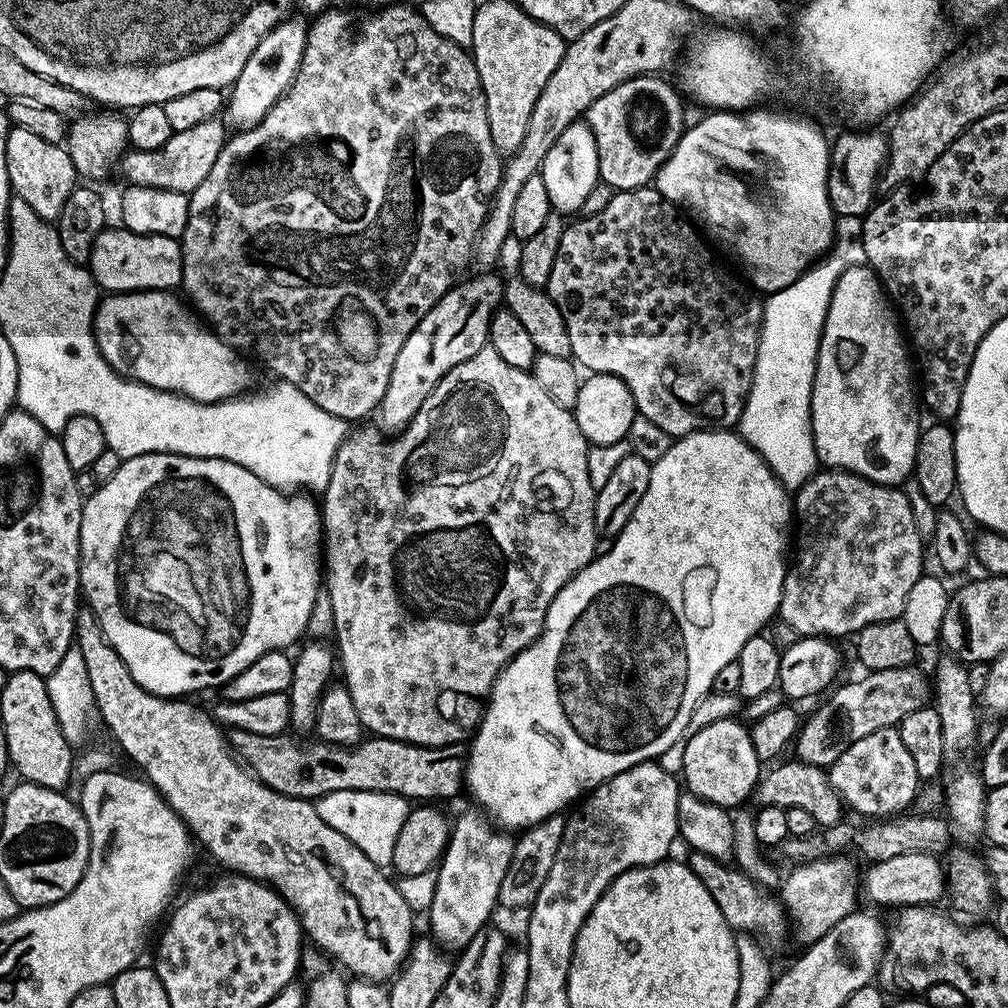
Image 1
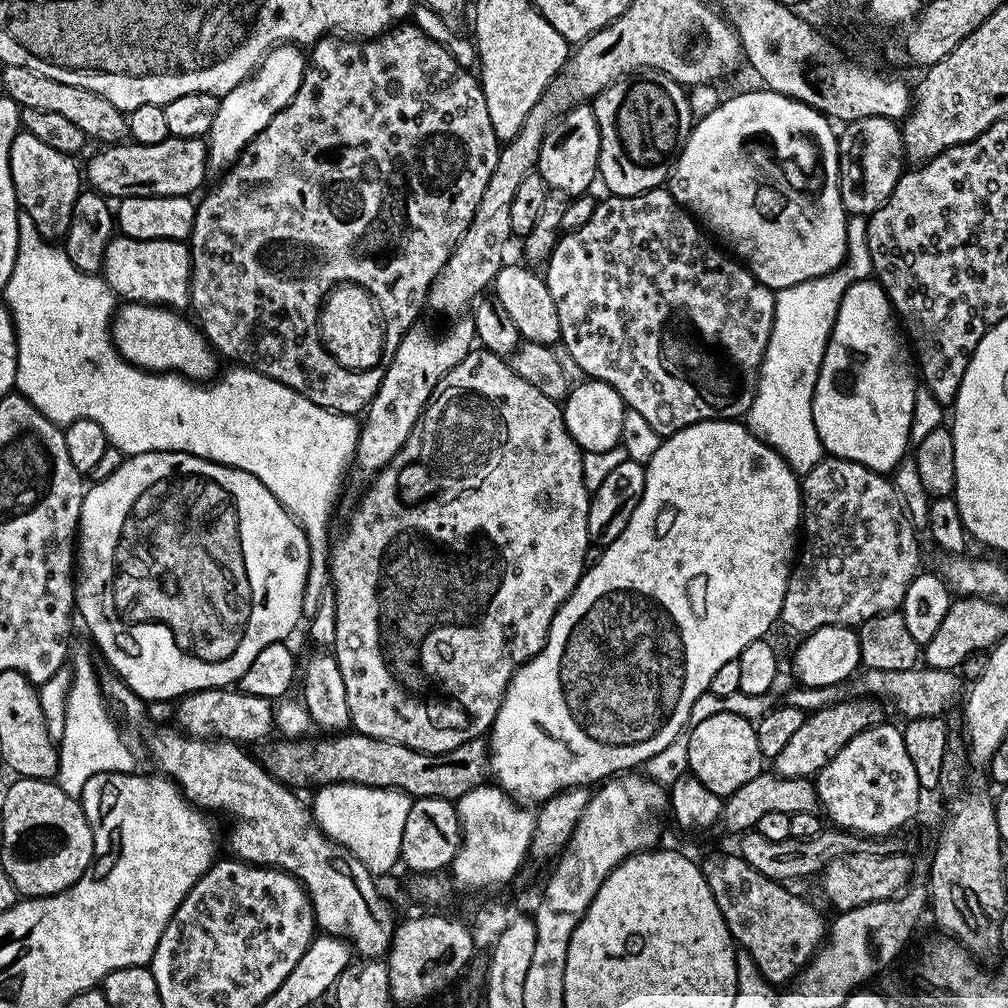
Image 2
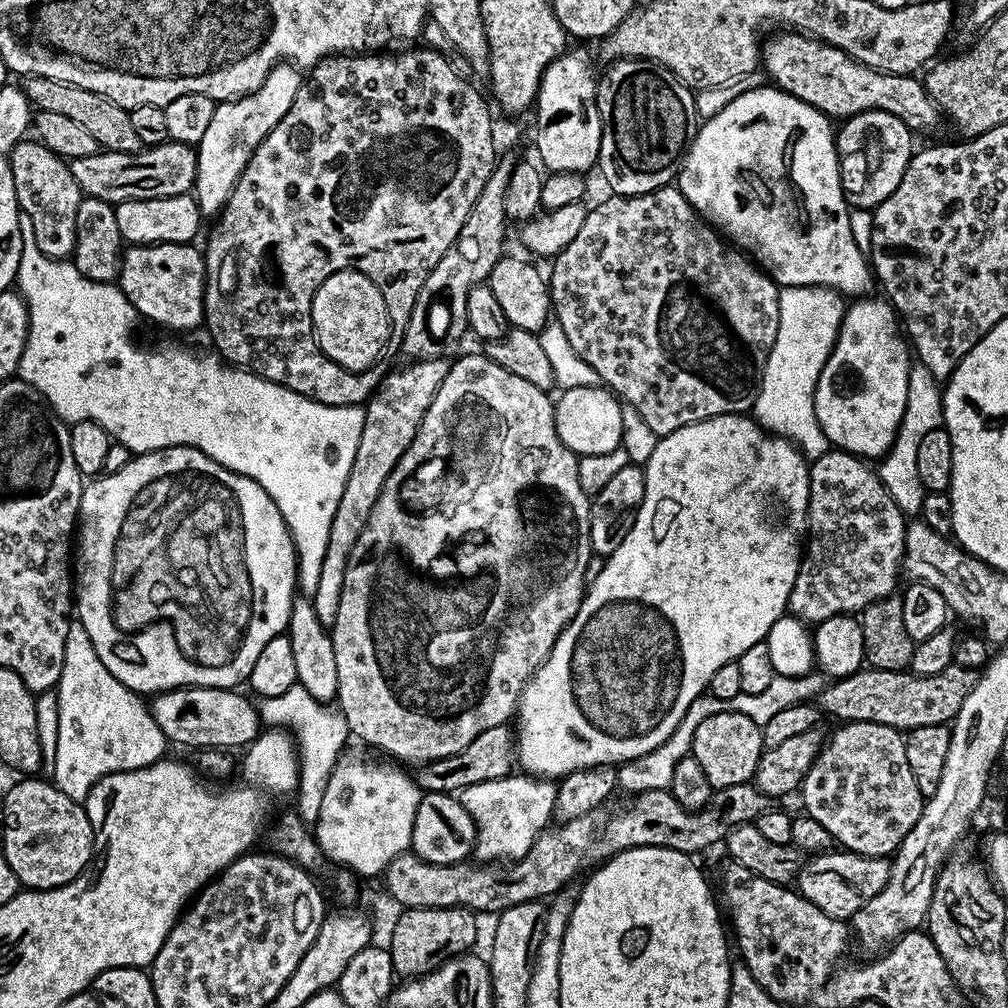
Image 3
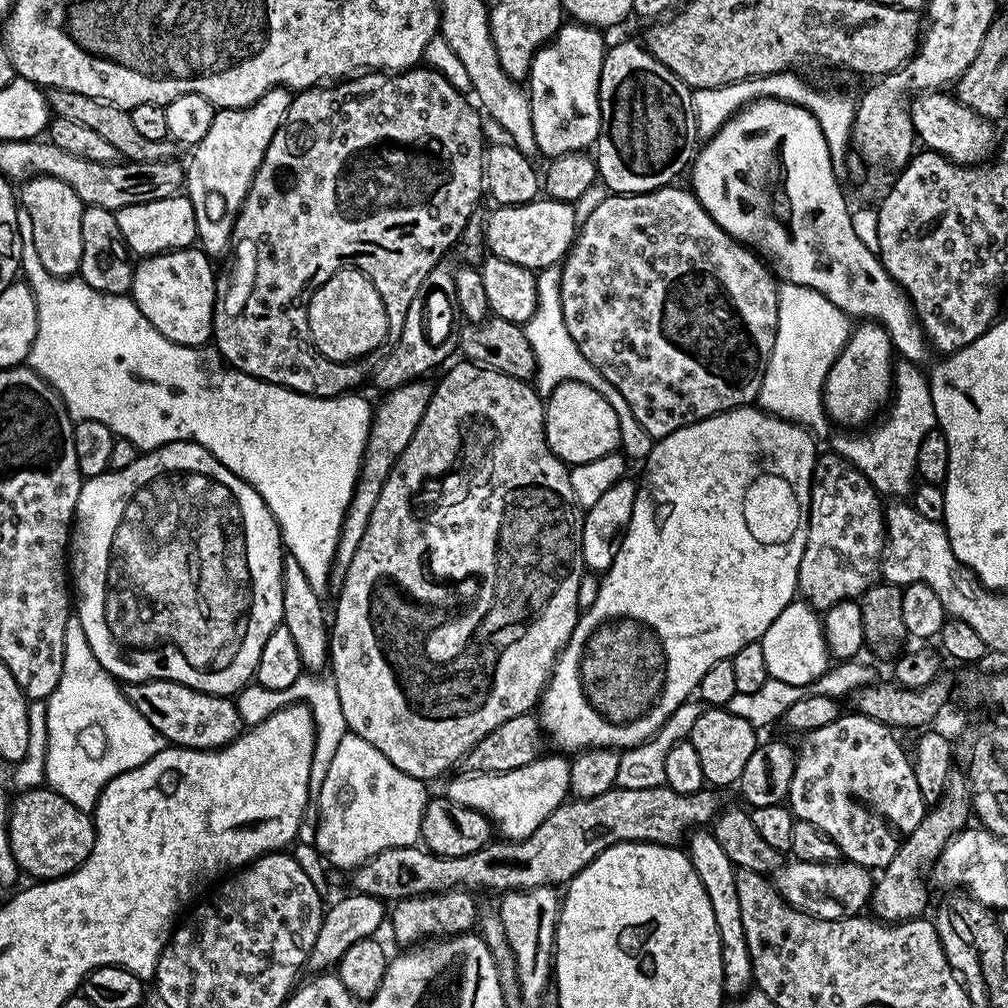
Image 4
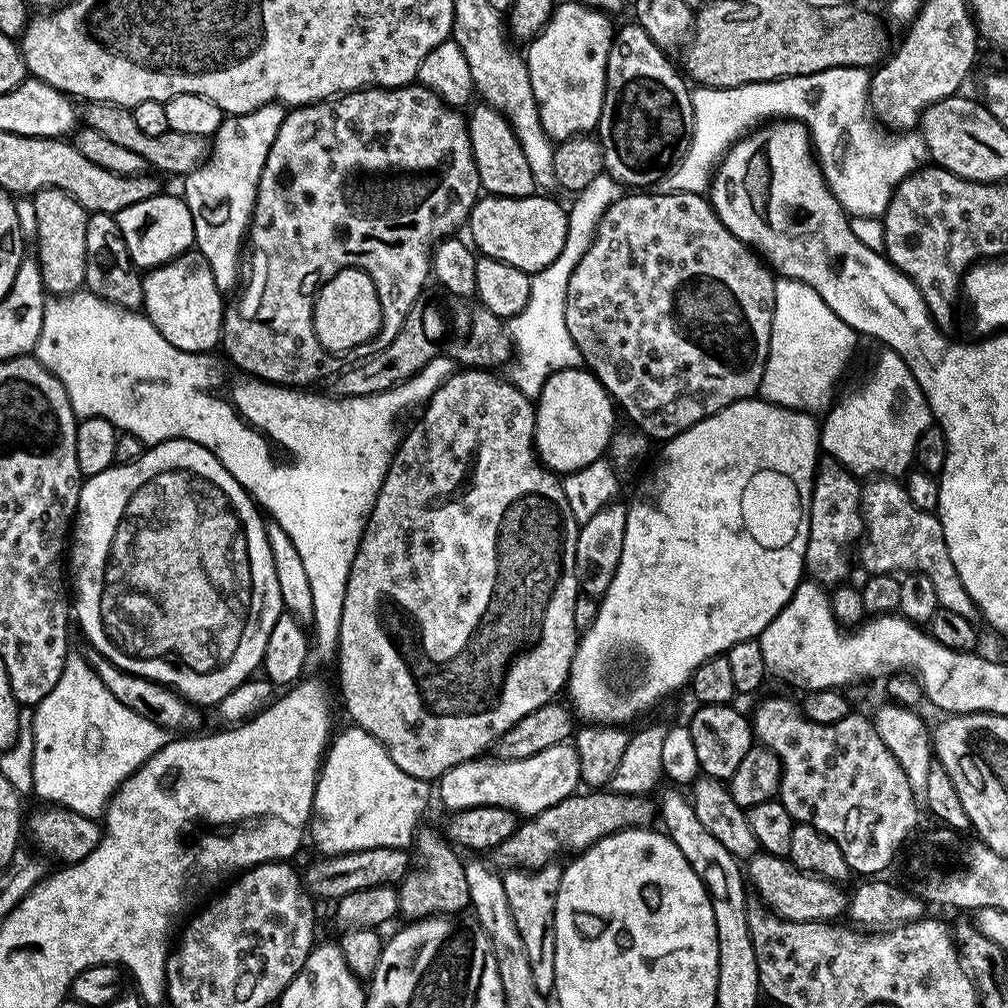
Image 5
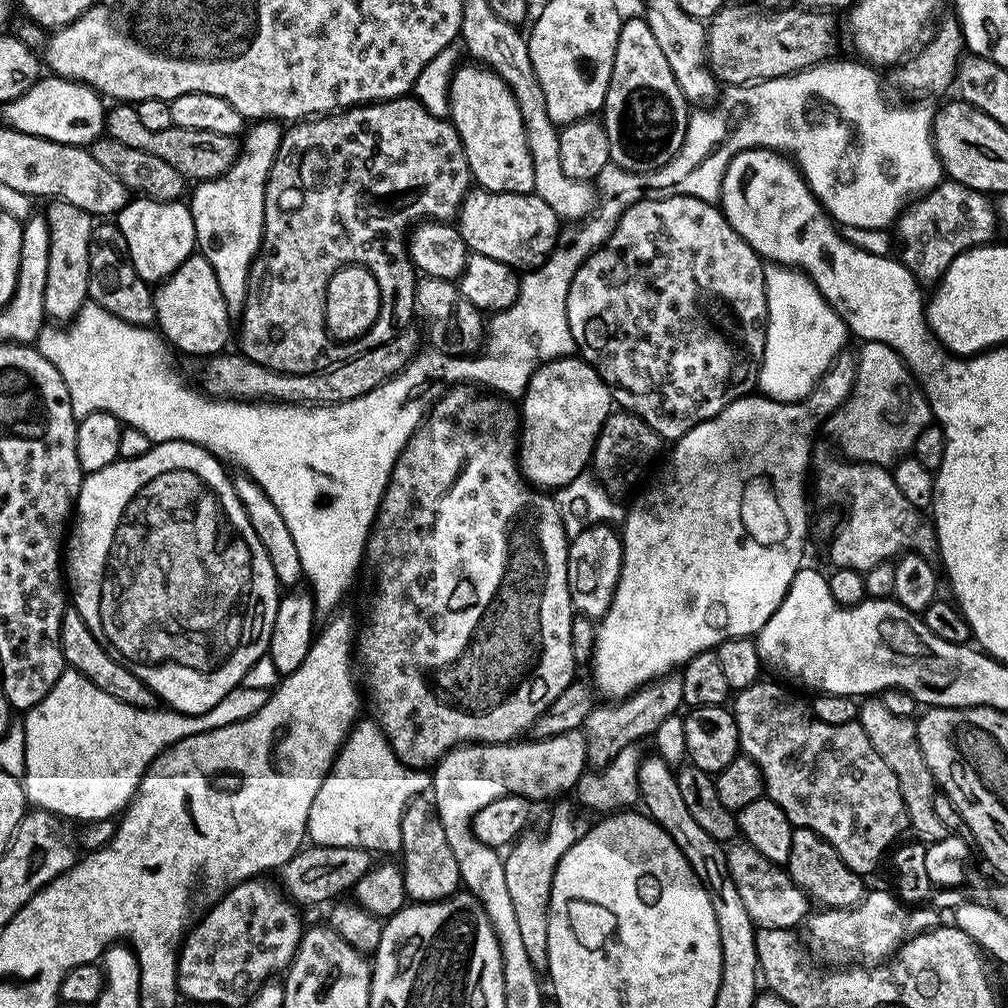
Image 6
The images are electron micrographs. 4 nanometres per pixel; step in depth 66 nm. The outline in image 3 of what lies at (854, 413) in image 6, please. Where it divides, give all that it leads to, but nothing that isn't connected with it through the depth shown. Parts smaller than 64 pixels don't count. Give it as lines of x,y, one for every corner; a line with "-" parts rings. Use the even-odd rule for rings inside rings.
913,363
908,383
906,414
902,414
902,422
890,450
878,464
882,486
886,486
890,498
894,498
894,502
903,510
905,517
919,517
926,495
922,478
918,478
918,445
922,442
922,438
926,438
926,434
930,434
930,430
941,427
943,422
944,397
941,381
936,380
934,374
930,374
930,370
926,370
924,364

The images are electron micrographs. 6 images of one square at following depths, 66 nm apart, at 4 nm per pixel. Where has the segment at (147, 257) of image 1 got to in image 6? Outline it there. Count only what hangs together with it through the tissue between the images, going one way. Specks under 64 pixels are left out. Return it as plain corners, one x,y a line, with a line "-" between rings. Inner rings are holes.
188,256
174,274
159,281
154,288
154,306
158,331
177,353
189,352
207,358
227,349
224,347
228,344
228,307
218,287
218,278
214,278
214,266
204,256

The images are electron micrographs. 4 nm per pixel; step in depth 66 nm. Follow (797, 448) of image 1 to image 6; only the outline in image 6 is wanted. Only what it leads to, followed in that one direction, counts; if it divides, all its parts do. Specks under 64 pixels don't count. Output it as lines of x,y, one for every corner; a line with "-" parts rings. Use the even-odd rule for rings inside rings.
772,264
765,267
764,281
768,314
758,388
770,400
799,404
807,401
836,357
845,351
850,333
844,319
824,301
824,295
803,272

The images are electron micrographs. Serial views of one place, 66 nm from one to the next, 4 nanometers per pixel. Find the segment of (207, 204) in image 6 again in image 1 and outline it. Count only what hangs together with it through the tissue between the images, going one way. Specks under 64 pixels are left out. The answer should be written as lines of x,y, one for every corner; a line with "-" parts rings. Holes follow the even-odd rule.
285,18
280,25
272,28
266,34
266,38
262,38
262,42
258,42
254,54
250,54
250,58
246,58
246,66
242,66
242,74
238,74
235,84
231,85
230,95
226,100
226,116
228,112
229,117
227,116
227,119
229,121
232,119
234,123
240,124
236,126
257,124
268,113
270,106
274,106
274,102
278,102
278,98
283,96
294,82
294,78
298,74
298,66
302,62
302,54
306,50
309,25
307,23
303,24
300,20
292,19

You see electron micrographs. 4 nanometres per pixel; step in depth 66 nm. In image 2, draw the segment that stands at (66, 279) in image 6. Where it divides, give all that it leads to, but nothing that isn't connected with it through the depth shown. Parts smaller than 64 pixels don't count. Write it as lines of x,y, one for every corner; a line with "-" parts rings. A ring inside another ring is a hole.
23,130
14,138
14,146
10,146
10,178
14,182
19,211
34,218
38,234
46,241
63,241
70,230
70,214
74,214
74,202
82,191
82,168
76,162
73,157
62,154
62,150
46,146
46,142

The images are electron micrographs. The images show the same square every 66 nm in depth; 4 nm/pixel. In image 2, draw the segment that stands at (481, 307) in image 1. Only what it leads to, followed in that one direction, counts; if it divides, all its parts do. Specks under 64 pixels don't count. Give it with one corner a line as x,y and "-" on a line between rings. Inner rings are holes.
465,314
453,319
449,324
452,325
441,340
435,340
428,332
407,332
400,339
398,350
391,353
389,360
392,361
388,360
383,365
382,382
362,416
360,437
356,443
354,457
354,468
362,475
368,476
367,478
375,477
377,472
391,462
394,454
402,450
406,438
410,438
440,379
473,351
477,338
476,326
471,315

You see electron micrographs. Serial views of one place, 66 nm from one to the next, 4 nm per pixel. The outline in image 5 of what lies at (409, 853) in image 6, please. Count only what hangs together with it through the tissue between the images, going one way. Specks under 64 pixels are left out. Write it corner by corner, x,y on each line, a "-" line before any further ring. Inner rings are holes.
417,827
410,845
414,863
398,885
399,915
405,921
424,920
428,916
451,916
463,913
470,905
470,886
466,886
465,861
440,829

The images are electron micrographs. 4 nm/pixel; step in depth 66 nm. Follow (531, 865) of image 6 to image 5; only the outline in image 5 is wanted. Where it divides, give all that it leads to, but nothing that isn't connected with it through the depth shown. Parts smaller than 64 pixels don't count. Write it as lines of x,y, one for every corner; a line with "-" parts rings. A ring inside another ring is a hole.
555,863
546,864
535,870
508,870
502,879
506,890
506,902
510,904
510,914
518,934
522,936
522,946
526,948
526,958
530,960
530,974
541,990
548,990
554,984
554,906
560,885
561,869

